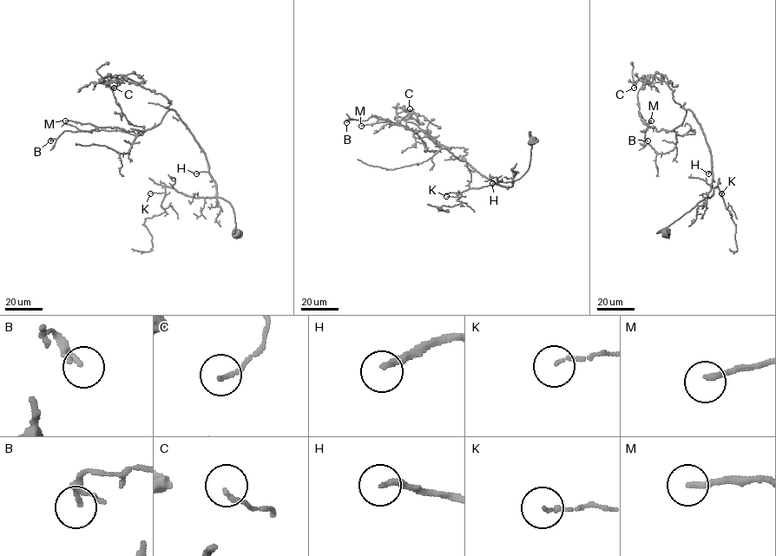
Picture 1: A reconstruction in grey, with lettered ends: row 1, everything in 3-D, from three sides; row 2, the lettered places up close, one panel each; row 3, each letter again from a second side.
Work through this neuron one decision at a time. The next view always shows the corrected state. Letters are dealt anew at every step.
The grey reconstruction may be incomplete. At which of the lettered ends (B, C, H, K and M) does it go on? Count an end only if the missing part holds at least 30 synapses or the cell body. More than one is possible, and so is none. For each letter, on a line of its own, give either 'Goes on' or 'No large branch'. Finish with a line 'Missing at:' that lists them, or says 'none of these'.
B: No large branch
C: No large branch
H: Goes on
K: No large branch
M: No large branch
Missing at: H

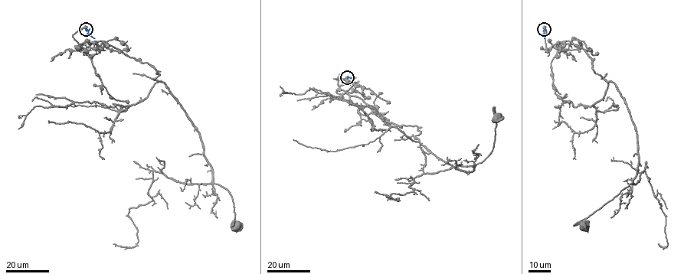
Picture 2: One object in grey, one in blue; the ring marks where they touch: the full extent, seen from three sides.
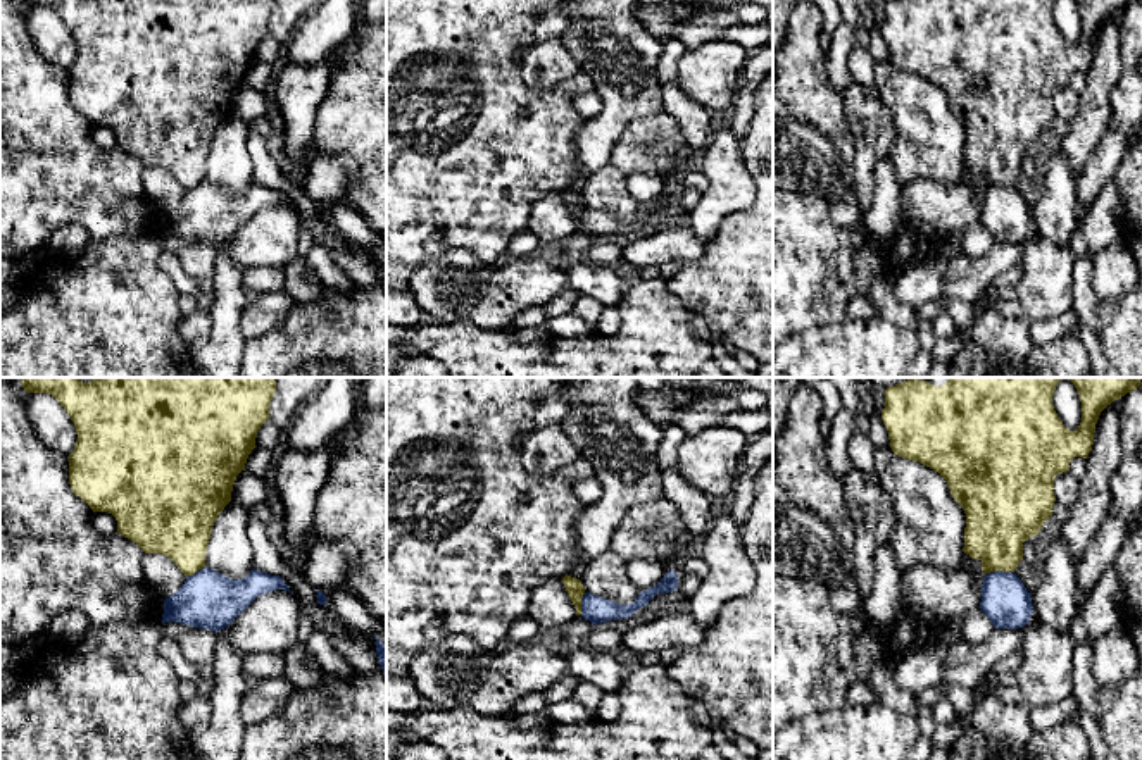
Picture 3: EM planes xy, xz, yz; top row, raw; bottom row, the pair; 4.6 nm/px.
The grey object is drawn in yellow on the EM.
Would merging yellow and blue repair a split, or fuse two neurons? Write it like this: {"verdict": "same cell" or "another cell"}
{"verdict": "another cell"}

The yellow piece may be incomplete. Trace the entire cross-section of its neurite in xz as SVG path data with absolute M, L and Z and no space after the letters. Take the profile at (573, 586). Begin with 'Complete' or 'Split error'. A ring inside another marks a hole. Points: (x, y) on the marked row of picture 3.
Complete. M566 574L562 577L562 582L569 595L569 600L576 607L576 615L581 615L581 598L585 595L585 588L583 588L581 581Z

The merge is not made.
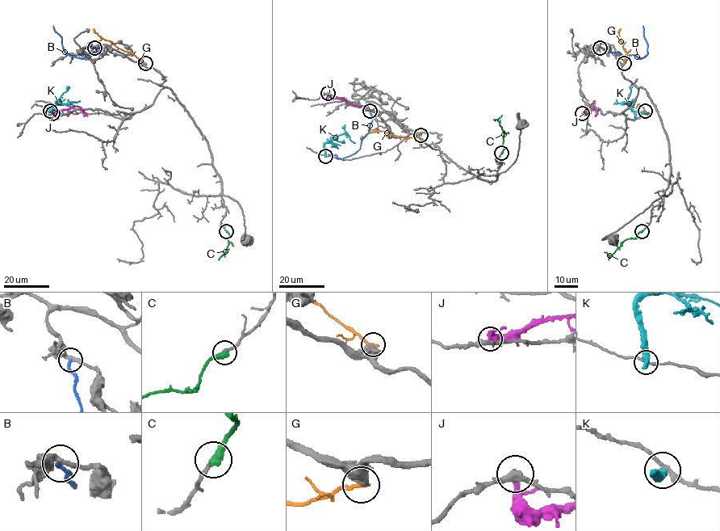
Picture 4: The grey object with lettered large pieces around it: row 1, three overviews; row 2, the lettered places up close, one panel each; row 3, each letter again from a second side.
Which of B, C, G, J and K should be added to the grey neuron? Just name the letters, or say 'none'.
C

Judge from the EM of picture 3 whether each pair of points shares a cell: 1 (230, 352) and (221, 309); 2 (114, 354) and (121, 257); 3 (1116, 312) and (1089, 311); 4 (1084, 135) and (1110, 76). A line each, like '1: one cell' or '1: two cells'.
1: one cell
2: one cell
3: two cells
4: one cell

